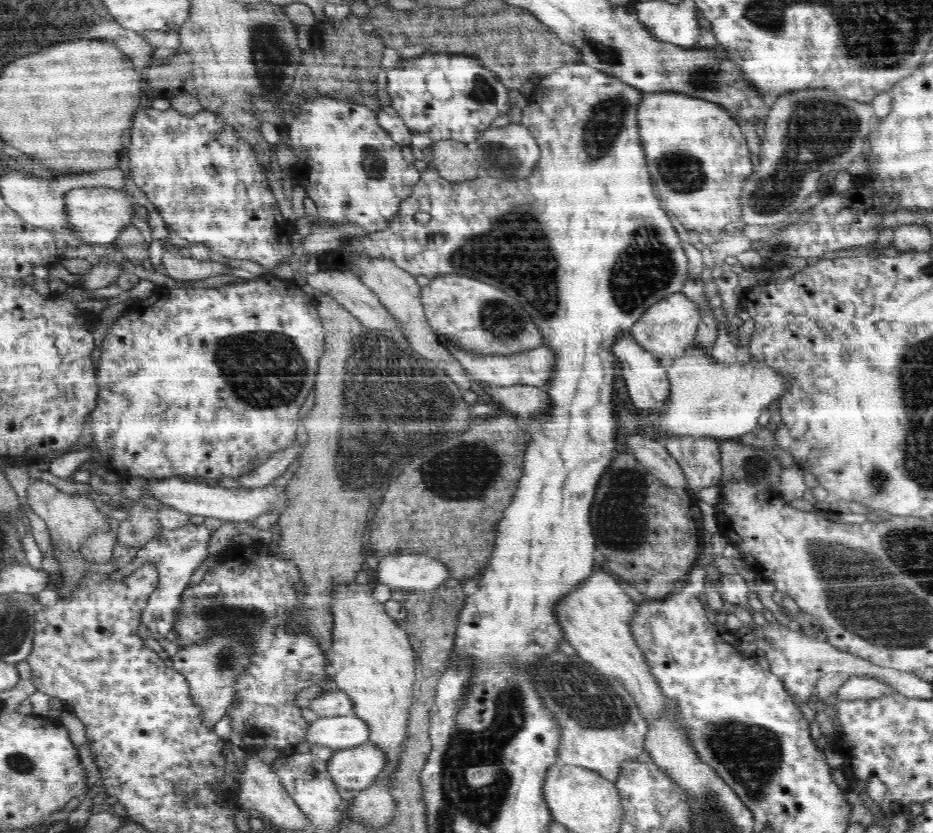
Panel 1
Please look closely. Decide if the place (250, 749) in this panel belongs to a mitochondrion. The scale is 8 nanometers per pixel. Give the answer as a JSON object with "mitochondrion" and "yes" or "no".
{"mitochondrion":"no"}

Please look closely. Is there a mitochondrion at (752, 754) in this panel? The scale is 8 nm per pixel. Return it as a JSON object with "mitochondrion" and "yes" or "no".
{"mitochondrion":"yes"}

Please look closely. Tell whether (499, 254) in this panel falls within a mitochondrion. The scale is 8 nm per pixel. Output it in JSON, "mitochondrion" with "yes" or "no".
{"mitochondrion":"yes"}

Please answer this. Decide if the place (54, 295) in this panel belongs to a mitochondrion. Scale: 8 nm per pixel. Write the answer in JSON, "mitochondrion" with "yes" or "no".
{"mitochondrion":"no"}

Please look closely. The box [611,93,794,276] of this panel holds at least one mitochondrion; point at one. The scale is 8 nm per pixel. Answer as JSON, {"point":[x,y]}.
{"point":[683,173]}

